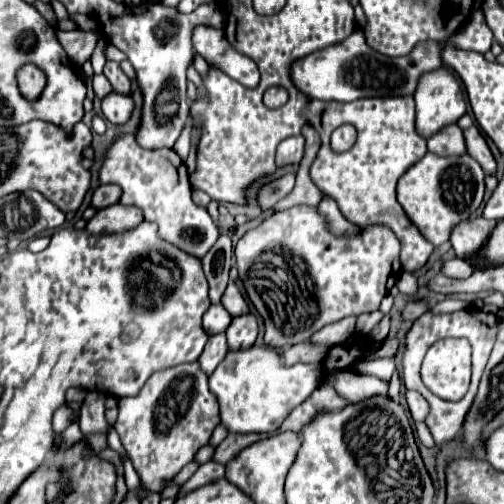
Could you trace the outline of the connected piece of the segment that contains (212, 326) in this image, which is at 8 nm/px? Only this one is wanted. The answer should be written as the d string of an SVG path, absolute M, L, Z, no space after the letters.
M221 304L211 306L203 316L203 328L209 336L225 332L229 324L231 324L231 316L229 316L229 312L225 312L225 308Z

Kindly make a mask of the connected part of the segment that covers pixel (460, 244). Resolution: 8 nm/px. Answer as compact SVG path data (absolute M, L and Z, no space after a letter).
M475 218L457 224L451 232L451 246L457 258L463 260L465 256L469 256L469 252L477 252L477 248L481 248L481 244L485 242L485 236L489 236L489 232L493 232L499 222L501 220Z

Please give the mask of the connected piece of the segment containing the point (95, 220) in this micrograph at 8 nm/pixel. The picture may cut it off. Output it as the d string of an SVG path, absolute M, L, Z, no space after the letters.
M113 204L103 210L97 210L97 214L87 222L87 232L97 234L121 234L127 230L133 230L137 224L143 222L143 214L137 208Z

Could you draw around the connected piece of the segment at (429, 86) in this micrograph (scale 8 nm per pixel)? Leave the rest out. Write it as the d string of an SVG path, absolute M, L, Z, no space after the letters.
M443 66L421 76L417 90L415 90L415 102L417 102L415 128L417 128L417 134L421 134L425 140L431 138L433 134L437 134L441 128L457 122L467 110L467 104L465 104L465 98L463 98L457 78Z

